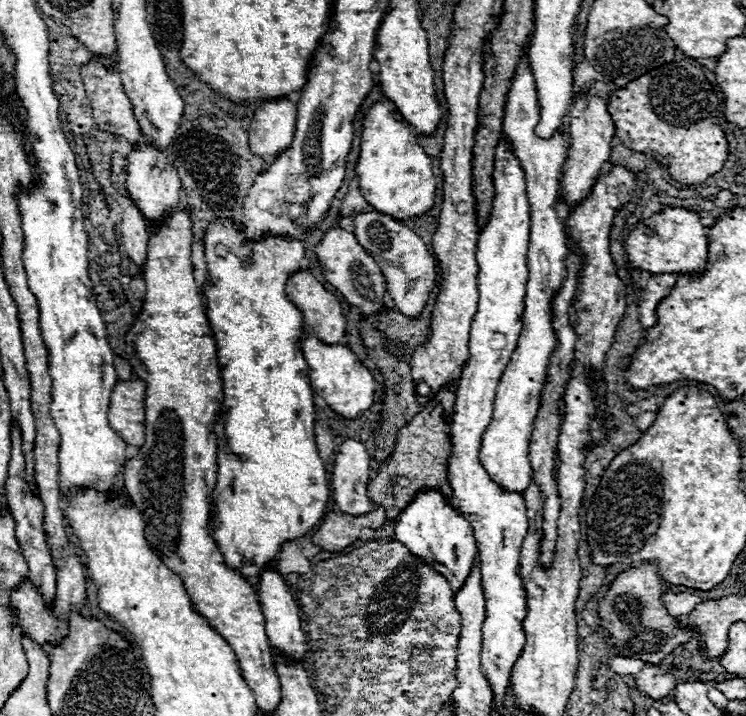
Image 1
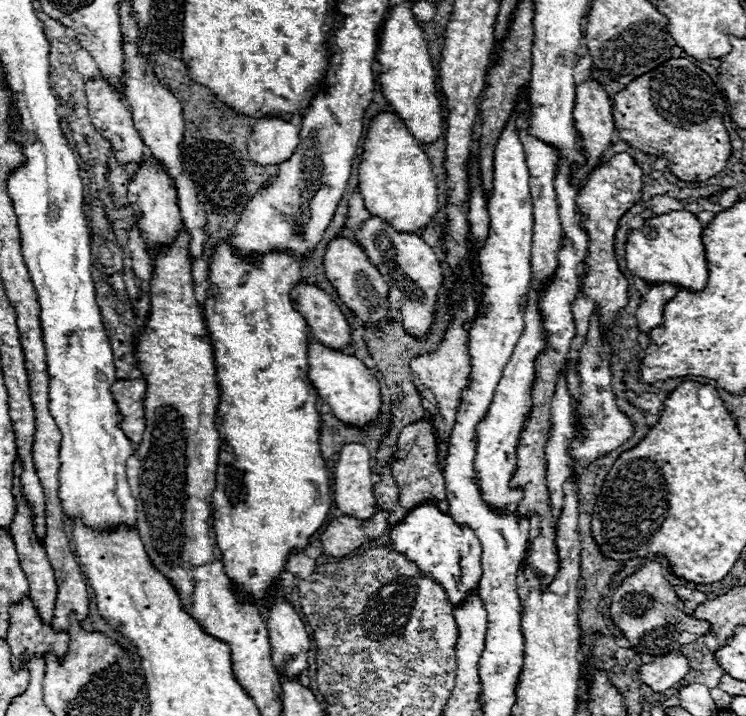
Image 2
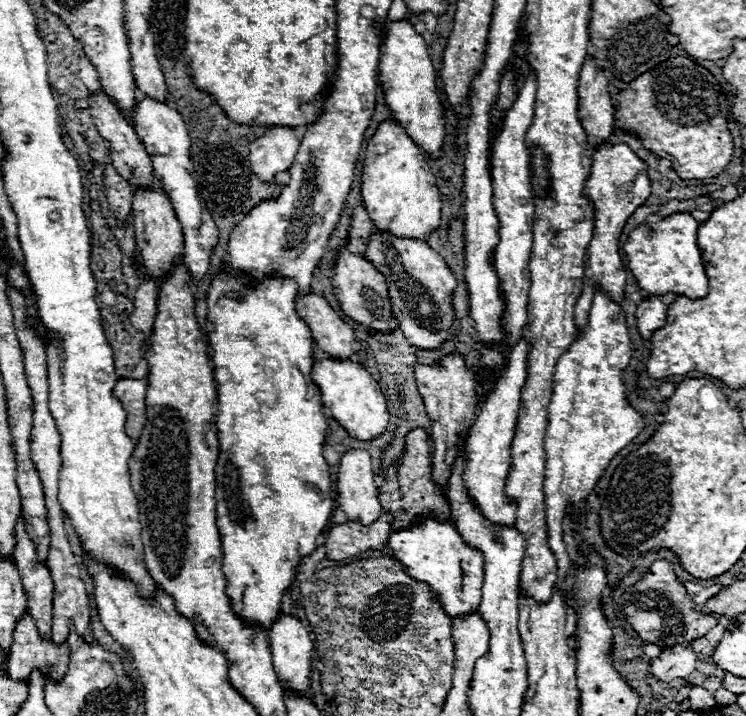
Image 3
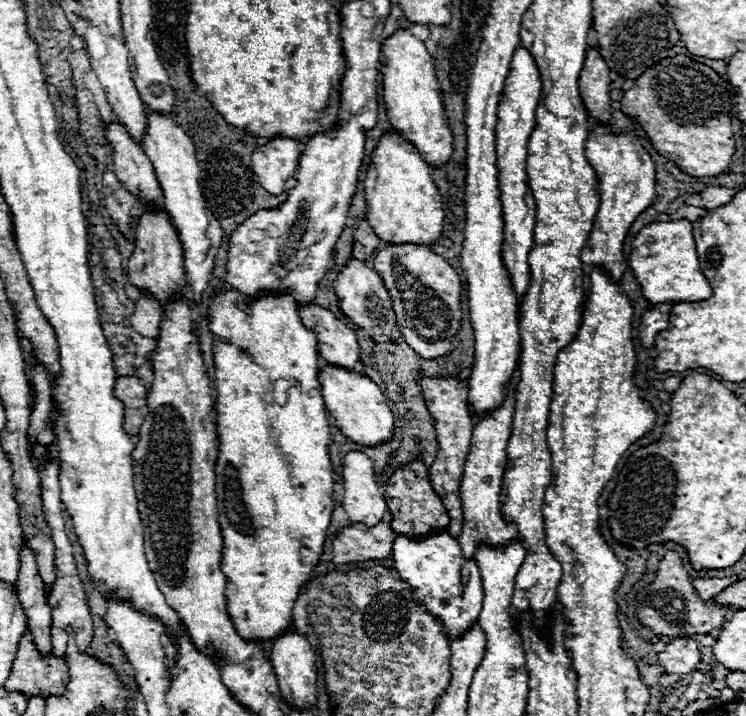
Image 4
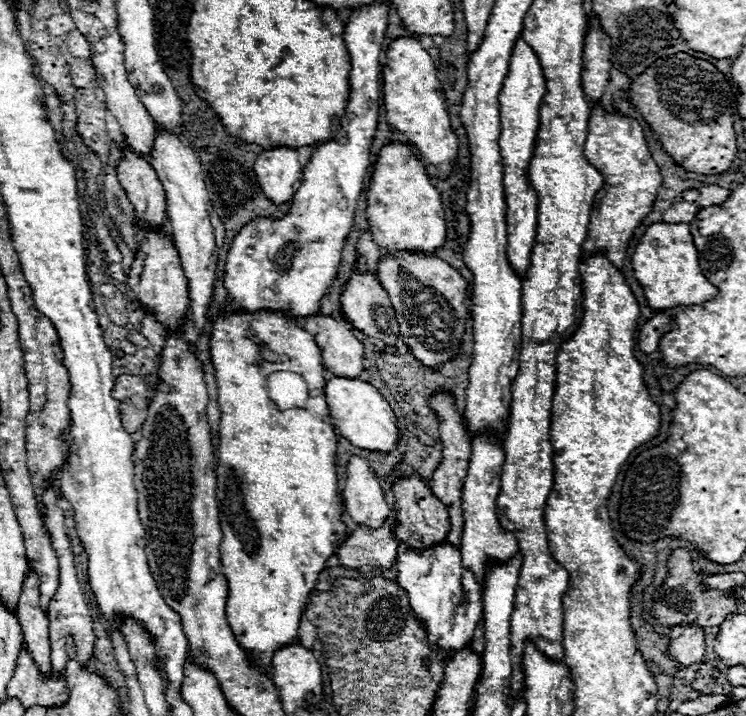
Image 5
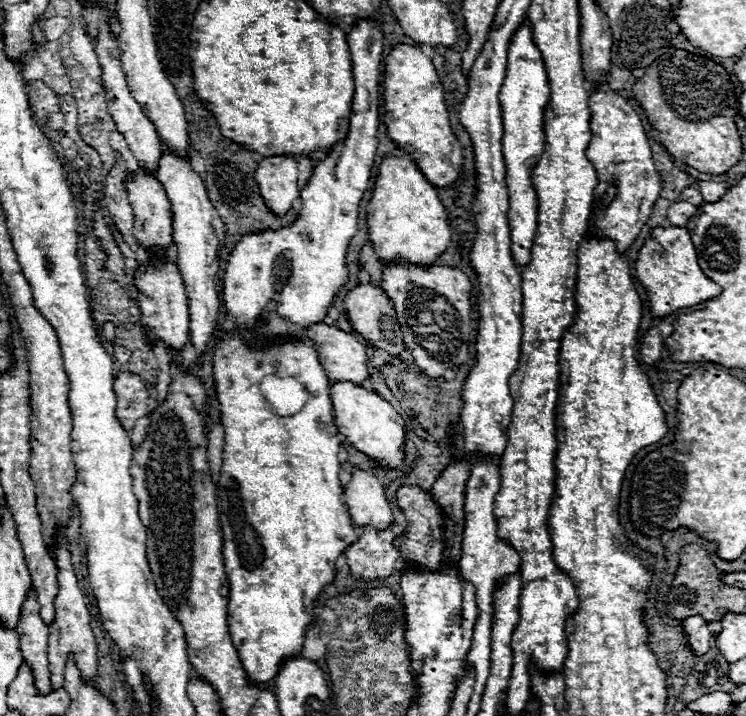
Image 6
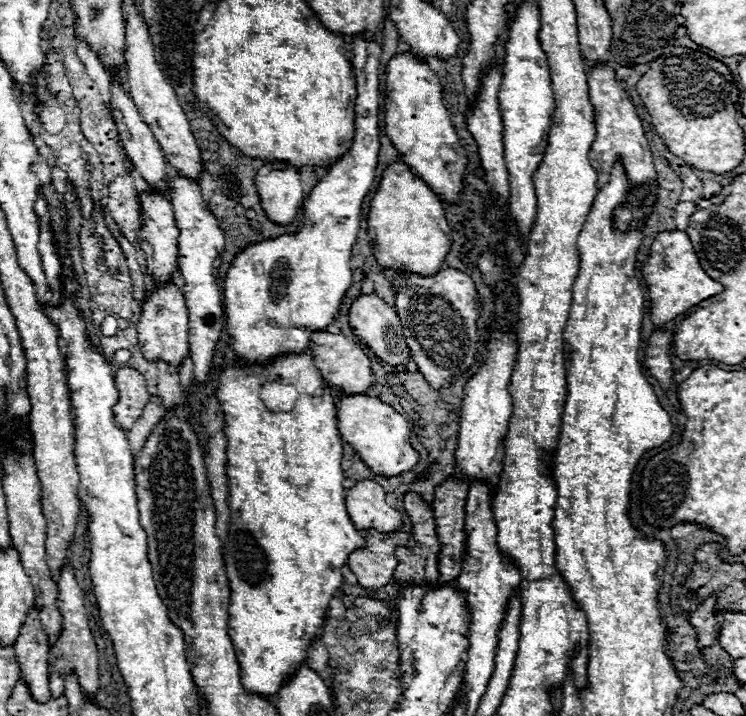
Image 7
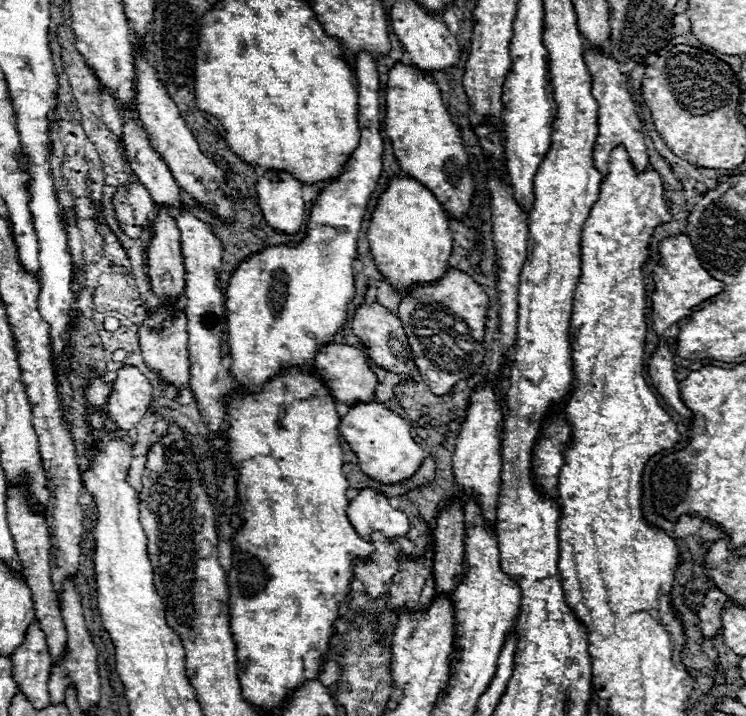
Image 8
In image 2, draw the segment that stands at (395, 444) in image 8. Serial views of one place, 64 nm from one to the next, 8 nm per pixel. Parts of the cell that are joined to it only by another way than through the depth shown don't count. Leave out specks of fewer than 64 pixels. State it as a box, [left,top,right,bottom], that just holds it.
[308,342,382,426]

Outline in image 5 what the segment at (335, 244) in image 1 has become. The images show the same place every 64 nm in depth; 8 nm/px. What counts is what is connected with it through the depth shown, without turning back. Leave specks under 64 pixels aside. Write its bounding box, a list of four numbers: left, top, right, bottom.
[340,268,400,346]

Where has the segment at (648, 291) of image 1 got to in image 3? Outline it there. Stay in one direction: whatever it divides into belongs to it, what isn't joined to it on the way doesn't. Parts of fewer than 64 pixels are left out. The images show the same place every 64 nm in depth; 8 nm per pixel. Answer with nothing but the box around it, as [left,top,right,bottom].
[636,292,676,338]

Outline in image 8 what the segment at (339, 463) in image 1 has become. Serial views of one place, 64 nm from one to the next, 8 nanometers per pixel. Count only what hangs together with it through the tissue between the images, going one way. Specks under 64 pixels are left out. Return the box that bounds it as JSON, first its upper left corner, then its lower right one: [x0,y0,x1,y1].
[348,488,410,538]

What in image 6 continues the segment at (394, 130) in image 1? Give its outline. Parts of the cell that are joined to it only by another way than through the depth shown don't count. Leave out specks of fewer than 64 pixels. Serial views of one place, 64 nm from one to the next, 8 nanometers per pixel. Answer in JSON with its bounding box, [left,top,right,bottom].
[366,150,450,264]

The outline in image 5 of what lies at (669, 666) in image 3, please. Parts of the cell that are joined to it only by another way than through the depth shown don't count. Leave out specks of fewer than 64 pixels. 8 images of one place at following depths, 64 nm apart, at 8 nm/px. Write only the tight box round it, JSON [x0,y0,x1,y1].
[666,624,704,668]

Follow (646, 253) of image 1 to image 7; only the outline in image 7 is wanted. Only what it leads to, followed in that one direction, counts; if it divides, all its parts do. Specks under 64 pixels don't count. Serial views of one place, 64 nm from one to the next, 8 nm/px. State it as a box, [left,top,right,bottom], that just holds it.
[642,230,722,328]

